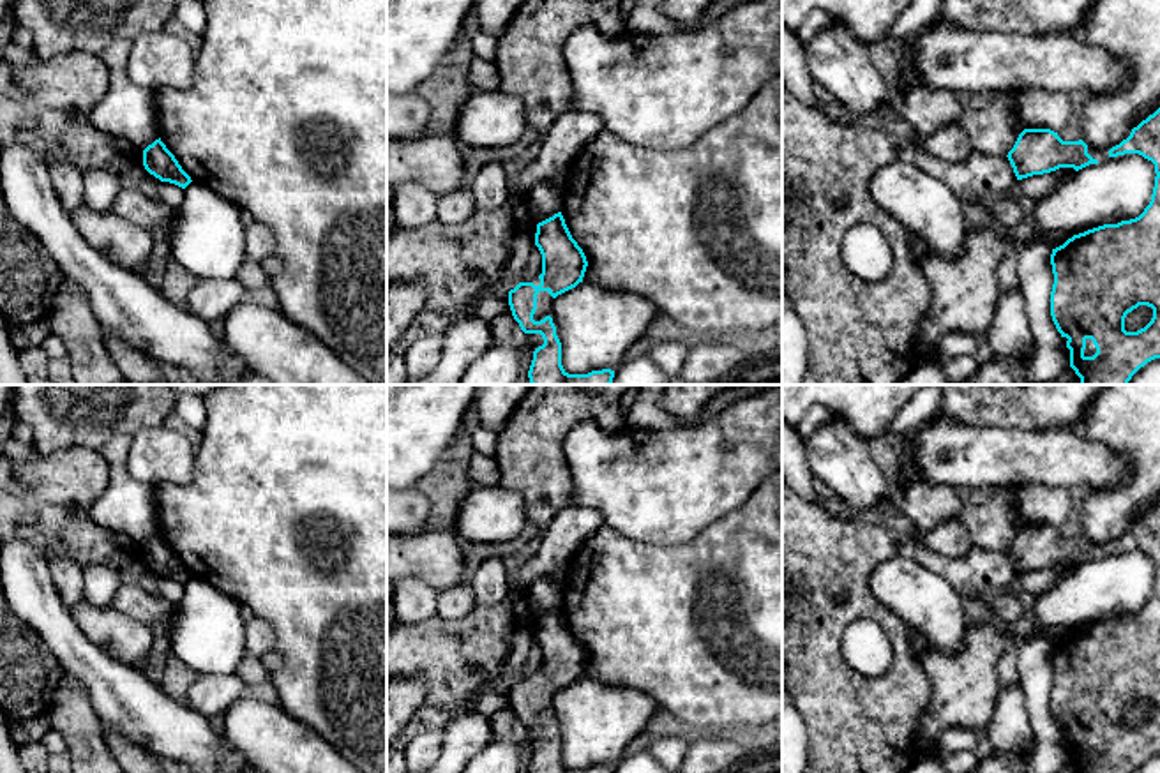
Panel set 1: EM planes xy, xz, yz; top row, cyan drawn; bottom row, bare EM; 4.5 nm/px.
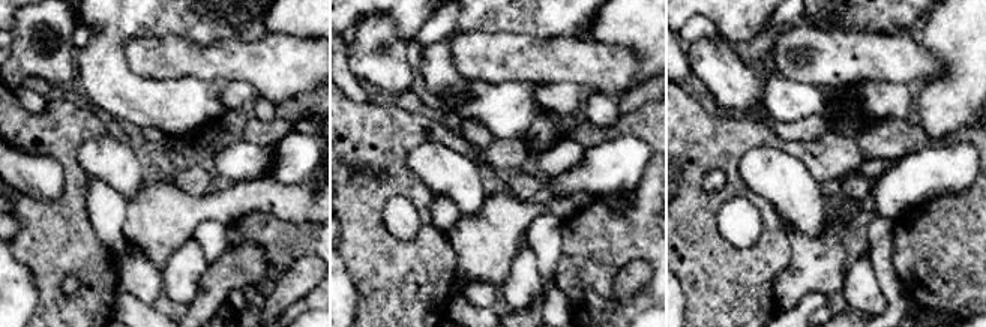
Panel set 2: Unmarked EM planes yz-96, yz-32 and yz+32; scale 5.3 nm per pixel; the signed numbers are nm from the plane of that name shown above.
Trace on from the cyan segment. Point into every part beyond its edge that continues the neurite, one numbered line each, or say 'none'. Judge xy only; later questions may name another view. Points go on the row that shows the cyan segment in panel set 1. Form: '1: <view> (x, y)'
none

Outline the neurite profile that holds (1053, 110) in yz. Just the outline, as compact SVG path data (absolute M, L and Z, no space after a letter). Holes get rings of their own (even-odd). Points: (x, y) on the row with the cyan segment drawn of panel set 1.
M1019 90L1015 108L1024 129L1051 129L1059 132L1075 115L1070 94L1061 90Z

